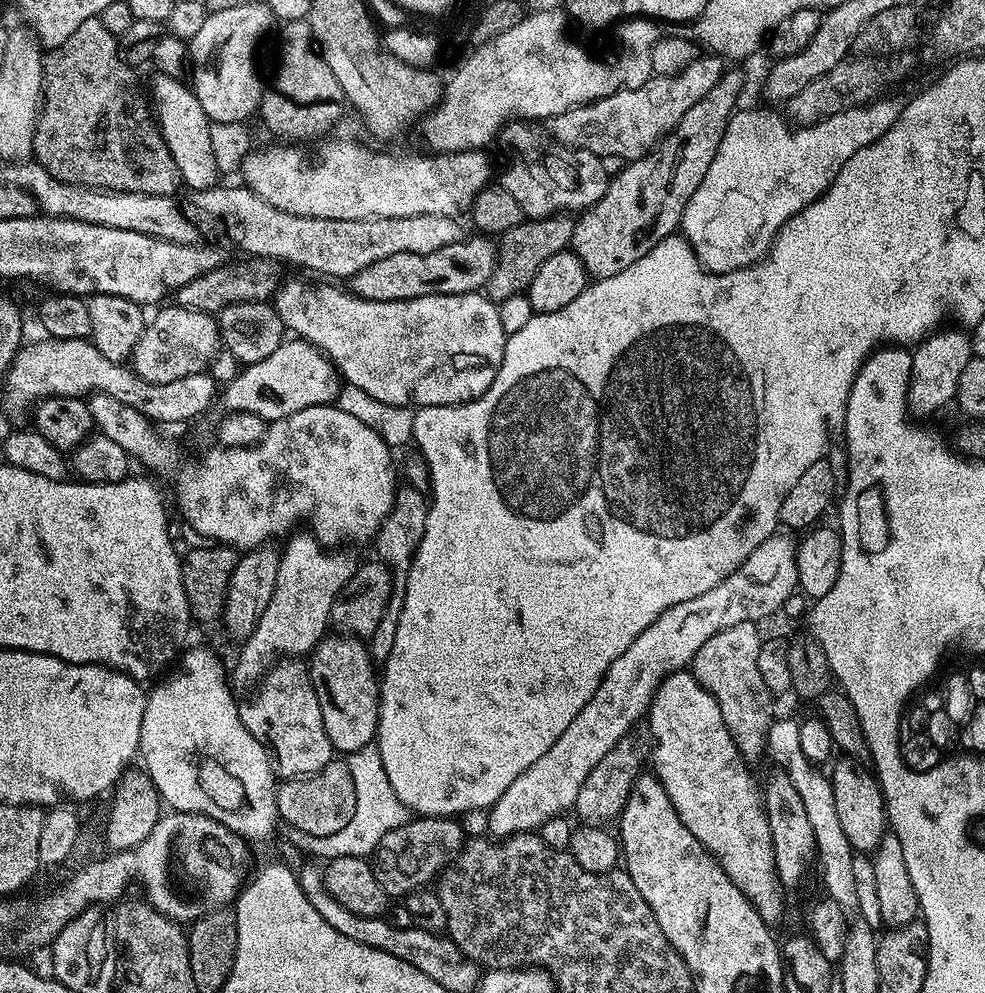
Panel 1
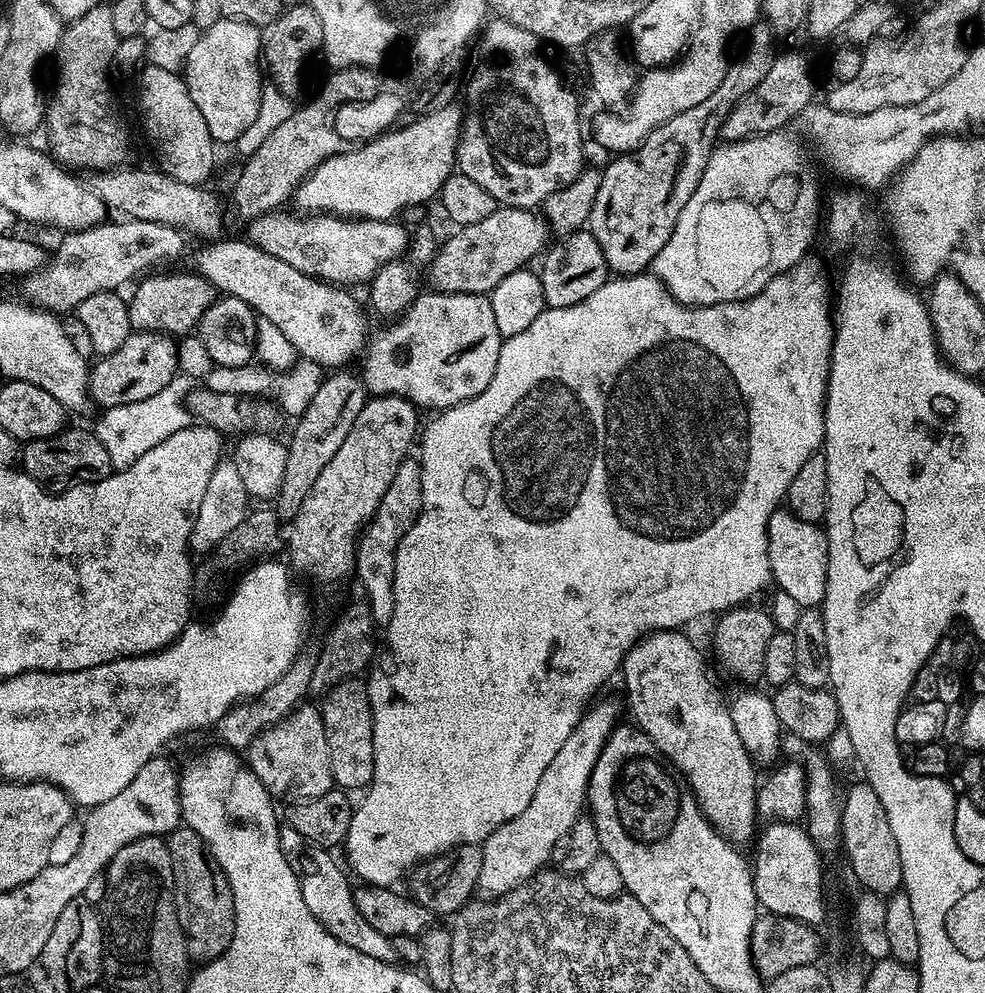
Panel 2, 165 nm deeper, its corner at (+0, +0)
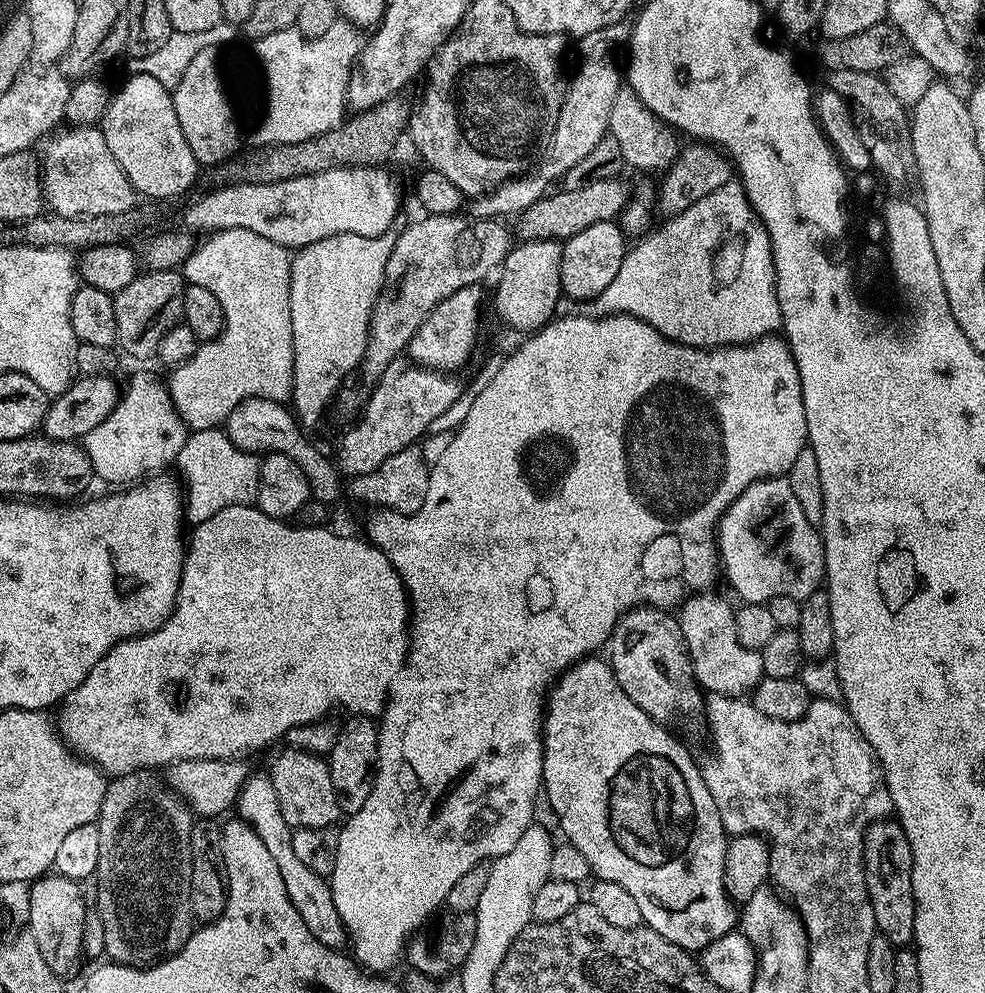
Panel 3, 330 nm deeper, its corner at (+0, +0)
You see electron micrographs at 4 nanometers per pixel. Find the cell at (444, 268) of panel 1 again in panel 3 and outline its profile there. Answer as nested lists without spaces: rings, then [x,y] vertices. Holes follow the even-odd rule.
[[[619,176],[559,191],[545,194],[541,200],[520,213],[515,221],[515,235],[521,241],[548,239],[563,242],[578,234],[578,230],[586,230],[587,226],[593,225],[594,222],[613,220],[631,199],[632,186]]]

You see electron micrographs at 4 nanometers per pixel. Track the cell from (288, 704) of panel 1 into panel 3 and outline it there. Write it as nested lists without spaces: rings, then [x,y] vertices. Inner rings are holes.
[[[288,748],[273,762],[270,775],[278,793],[278,806],[282,806],[282,818],[286,818],[292,829],[331,828],[337,823],[336,819],[341,819],[342,813],[325,757]]]

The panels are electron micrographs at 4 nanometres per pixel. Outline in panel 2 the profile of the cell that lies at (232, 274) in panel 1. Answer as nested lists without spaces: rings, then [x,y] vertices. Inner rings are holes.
[[[195,271],[168,272],[165,276],[152,275],[156,274],[145,275],[131,289],[132,296],[128,300],[130,322],[137,332],[191,333],[199,325],[202,314],[206,314],[209,306],[218,299],[218,289]]]

